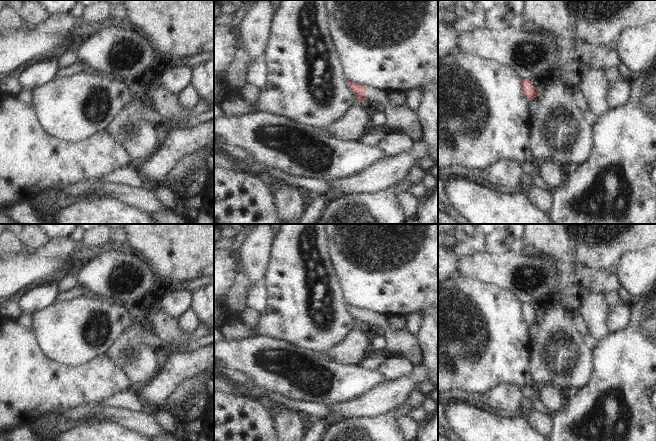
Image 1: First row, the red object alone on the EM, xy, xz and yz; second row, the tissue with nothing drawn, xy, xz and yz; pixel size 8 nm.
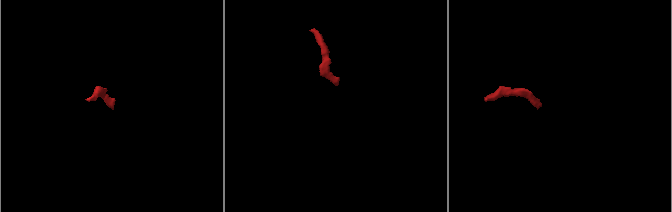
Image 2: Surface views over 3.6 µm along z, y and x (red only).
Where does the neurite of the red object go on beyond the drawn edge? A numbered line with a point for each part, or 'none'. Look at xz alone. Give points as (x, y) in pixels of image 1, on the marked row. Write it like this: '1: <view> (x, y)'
1: xz (401, 119).

